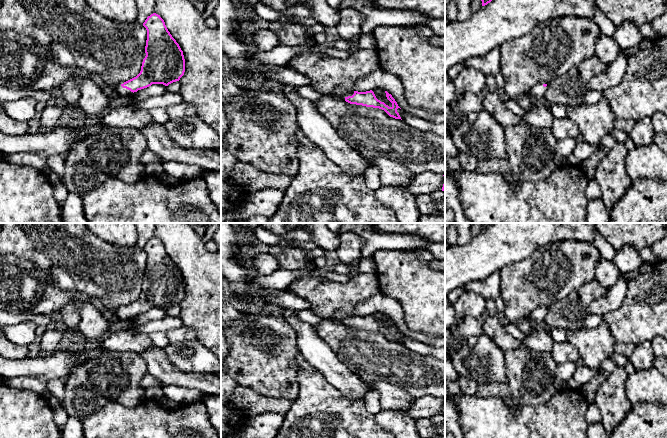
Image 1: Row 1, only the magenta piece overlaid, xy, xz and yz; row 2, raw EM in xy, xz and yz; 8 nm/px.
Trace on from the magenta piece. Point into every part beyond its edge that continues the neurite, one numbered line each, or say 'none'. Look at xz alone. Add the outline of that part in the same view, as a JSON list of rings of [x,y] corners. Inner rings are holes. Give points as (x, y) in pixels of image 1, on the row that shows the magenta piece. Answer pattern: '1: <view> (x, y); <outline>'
1: xz (339, 91); [[[336,87],[334,89],[334,93],[338,96],[340,96],[344,101],[345,101],[345,98],[348,97],[348,96],[352,96],[354,94],[353,91],[346,91],[344,90],[342,87]]]

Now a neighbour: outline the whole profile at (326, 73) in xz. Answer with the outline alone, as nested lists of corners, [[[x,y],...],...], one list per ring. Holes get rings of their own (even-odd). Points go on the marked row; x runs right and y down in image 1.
[[[310,46],[301,50],[289,63],[288,68],[309,77],[312,80],[310,86],[321,96],[331,96],[333,98],[342,97],[334,93],[336,87],[342,87],[346,91],[355,91],[355,84],[364,76],[380,69],[377,51],[371,49],[358,49],[353,52],[347,59],[327,57],[324,52],[314,50]]]

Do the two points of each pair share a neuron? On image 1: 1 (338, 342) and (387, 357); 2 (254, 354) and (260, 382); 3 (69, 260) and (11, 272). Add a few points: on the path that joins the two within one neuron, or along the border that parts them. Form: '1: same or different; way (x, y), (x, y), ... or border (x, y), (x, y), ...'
1: same; way (350, 345), (375, 357)
2: same; way (260, 361), (260, 375)
3: different; border (13, 256), (29, 259), (51, 283)

